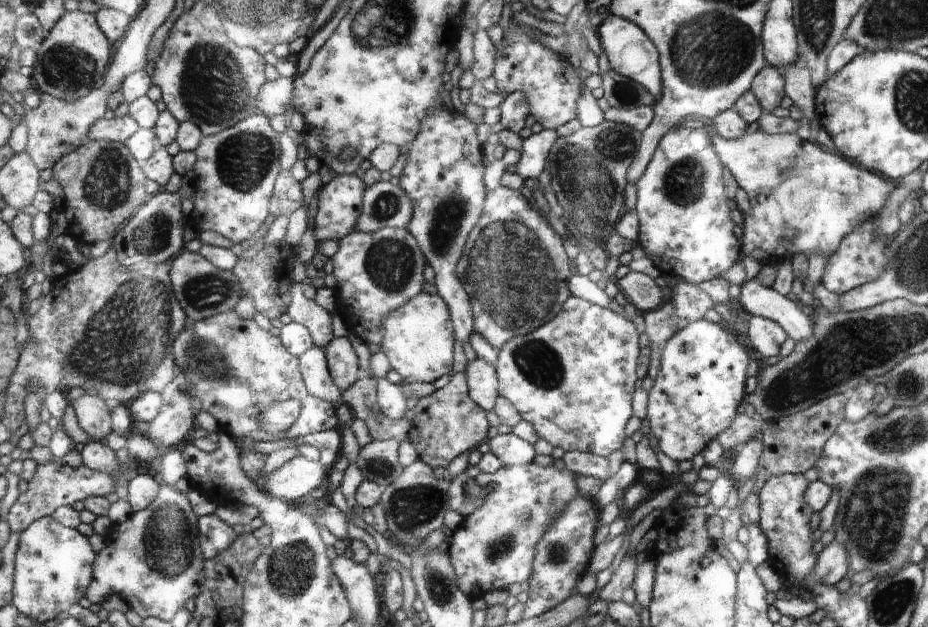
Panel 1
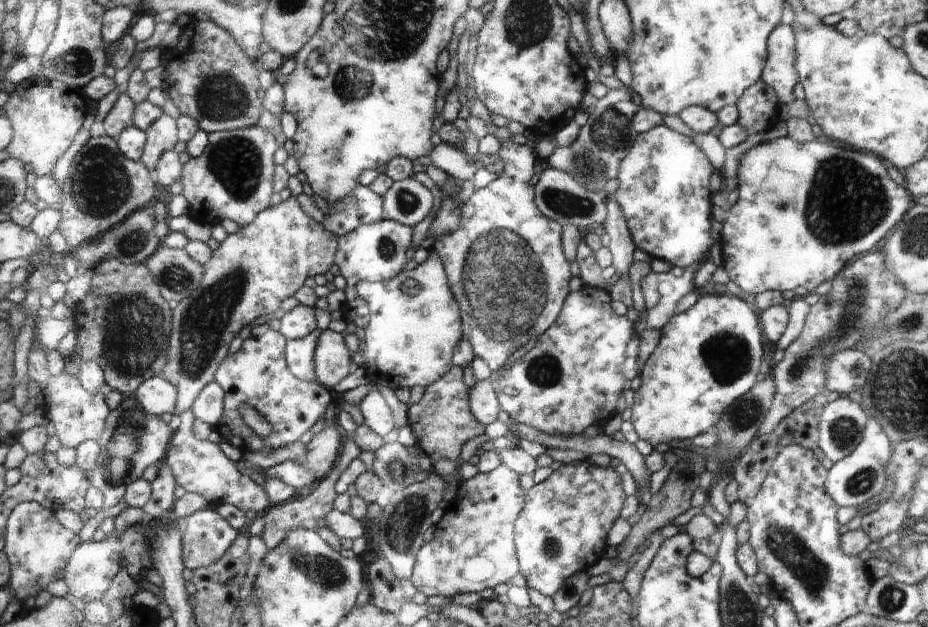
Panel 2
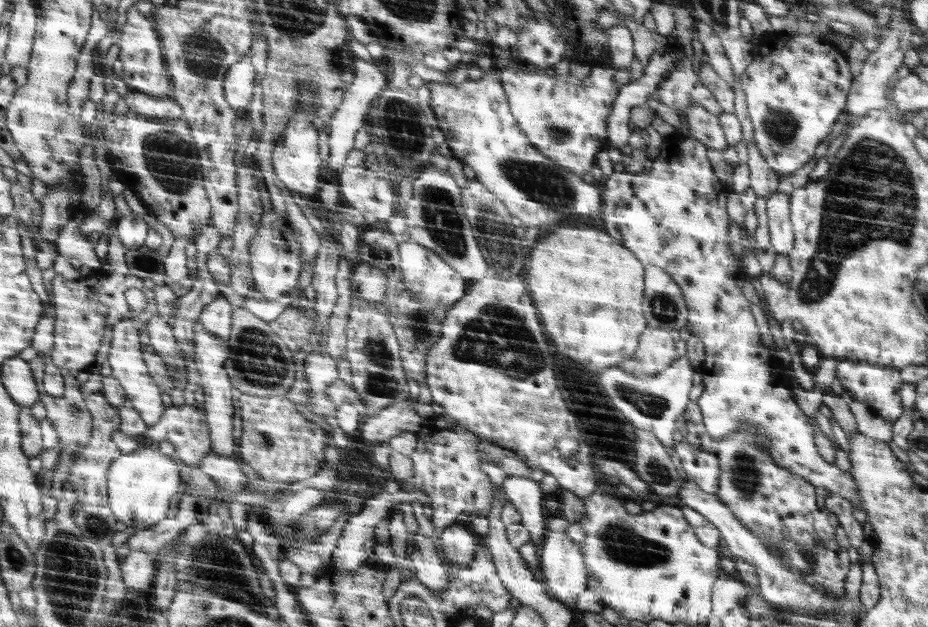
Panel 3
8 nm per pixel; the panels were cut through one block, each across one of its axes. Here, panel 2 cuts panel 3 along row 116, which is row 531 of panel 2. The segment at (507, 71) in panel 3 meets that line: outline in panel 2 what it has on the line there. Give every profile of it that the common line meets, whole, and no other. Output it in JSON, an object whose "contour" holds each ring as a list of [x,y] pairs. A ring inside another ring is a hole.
{"contour":[[[586,459],[572,464],[560,464],[544,482],[534,484],[526,491],[526,500],[525,508],[522,508],[522,513],[514,524],[514,540],[520,573],[526,580],[527,588],[552,597],[552,594],[564,584],[566,578],[591,568],[592,564],[597,564],[598,560],[604,558],[606,534],[613,530],[620,516],[620,510],[624,506],[624,490],[620,486],[620,475],[616,474],[616,470],[612,467],[598,466],[586,462]]]}

